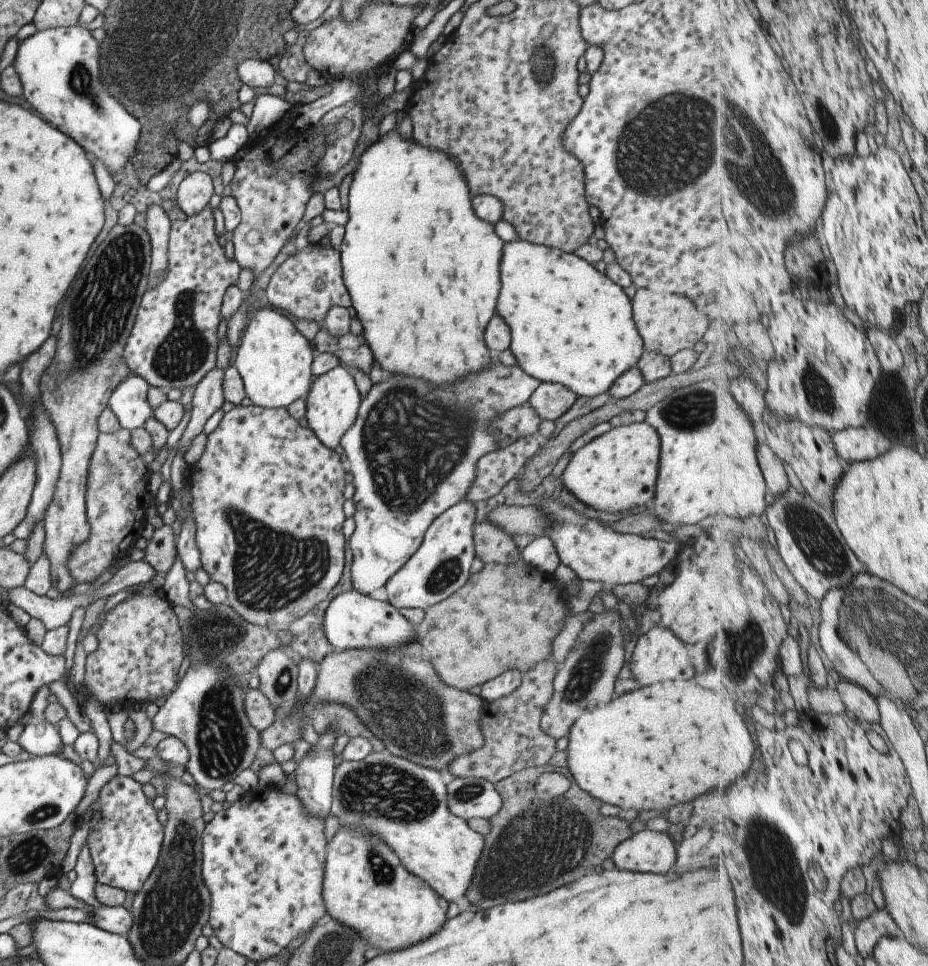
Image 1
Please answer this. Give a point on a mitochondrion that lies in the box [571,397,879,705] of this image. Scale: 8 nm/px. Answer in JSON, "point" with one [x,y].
{"point":[738,650]}

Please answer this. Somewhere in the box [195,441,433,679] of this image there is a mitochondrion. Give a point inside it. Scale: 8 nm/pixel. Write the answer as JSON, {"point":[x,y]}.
{"point":[272,570]}

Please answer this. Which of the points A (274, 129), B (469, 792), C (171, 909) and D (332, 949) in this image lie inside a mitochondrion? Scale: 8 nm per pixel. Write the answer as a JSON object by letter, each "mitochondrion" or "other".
{"A":"other","B":"mitochondrion","C":"mitochondrion","D":"mitochondrion"}

